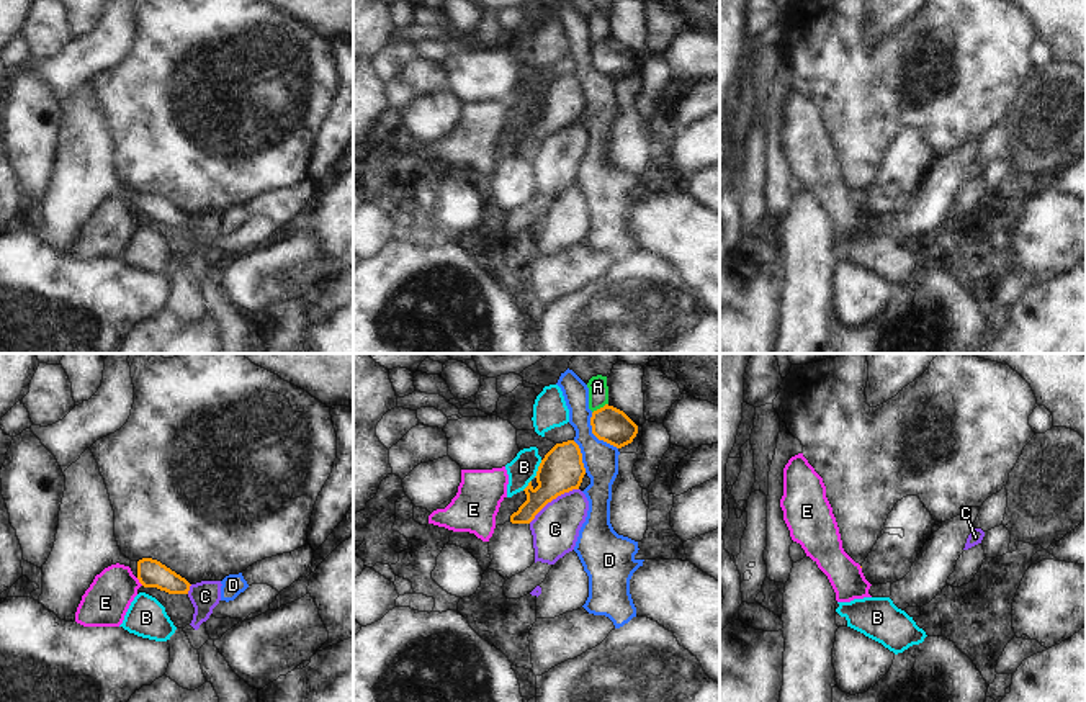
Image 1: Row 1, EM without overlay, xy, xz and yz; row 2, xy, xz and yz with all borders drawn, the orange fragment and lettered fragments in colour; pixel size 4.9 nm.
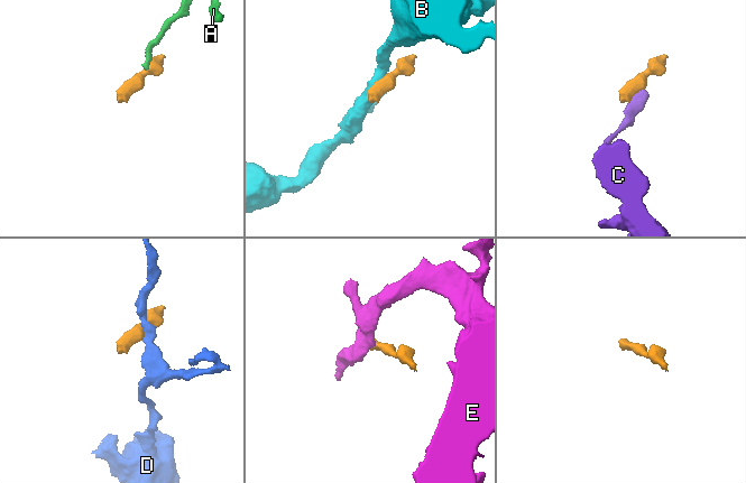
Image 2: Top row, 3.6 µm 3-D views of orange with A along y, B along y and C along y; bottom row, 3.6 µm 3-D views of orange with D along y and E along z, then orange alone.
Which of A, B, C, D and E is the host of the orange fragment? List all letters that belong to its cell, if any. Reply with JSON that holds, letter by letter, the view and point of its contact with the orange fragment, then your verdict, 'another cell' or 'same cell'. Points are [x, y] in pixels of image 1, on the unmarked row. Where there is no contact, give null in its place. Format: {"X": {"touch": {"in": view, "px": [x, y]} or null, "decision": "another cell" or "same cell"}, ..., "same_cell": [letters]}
{"A": {"touch": {"in": "xz", "px": [601, 41]}, "decision": "another cell"}, "B": {"touch": {"in": "xz", "px": [538, 102]}, "decision": "another cell"}, "C": {"touch": {"in": "xz", "px": [553, 131]}, "decision": "another cell"}, "D": {"touch": {"in": "xz", "px": [596, 69]}, "decision": "another cell"}, "E": {"touch": {"in": "xy", "px": [139, 215]}, "decision": "another cell"}, "same_cell": []}

